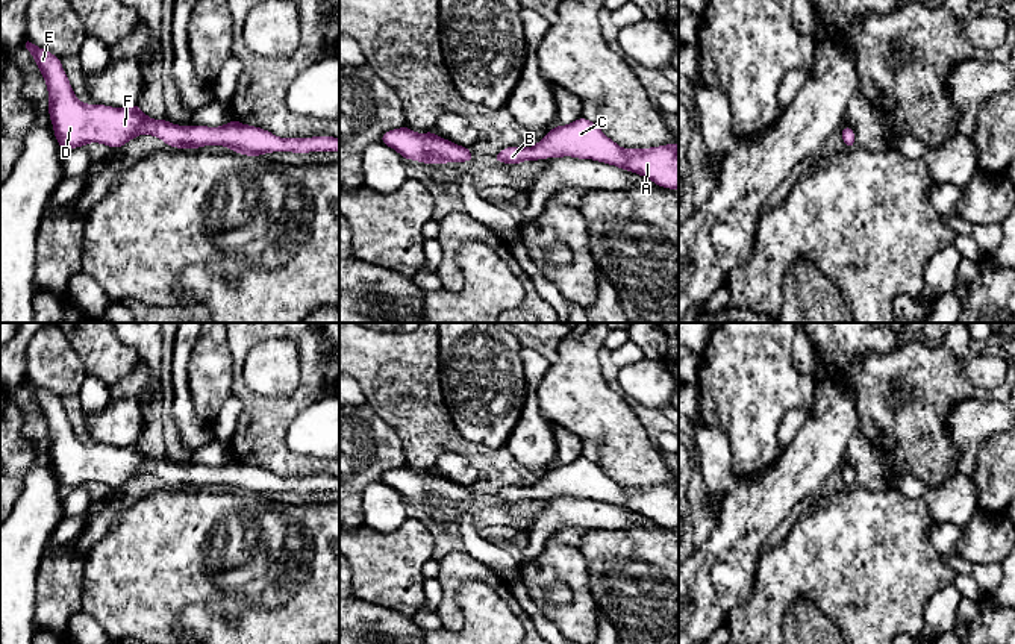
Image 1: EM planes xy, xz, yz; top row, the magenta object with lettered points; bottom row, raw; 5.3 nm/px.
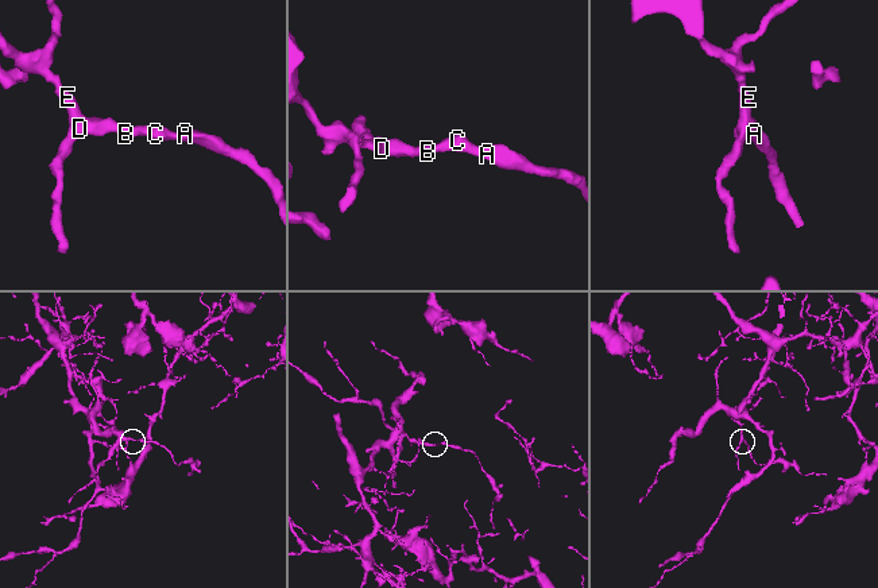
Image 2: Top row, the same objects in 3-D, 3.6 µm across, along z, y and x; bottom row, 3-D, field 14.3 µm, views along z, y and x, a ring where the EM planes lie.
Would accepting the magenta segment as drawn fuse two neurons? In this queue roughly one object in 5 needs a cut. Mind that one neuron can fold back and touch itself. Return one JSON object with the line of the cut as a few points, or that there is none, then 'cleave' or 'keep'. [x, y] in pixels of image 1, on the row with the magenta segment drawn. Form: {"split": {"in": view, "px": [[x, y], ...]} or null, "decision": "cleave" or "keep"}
{"split": null, "decision": "keep"}

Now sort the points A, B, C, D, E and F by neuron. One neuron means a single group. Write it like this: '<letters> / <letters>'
A B C D E F

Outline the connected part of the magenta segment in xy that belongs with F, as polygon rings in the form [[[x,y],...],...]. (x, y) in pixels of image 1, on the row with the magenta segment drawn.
[[[27,38],[21,45],[32,53],[45,80],[50,97],[48,115],[61,150],[83,147],[89,142],[120,148],[132,138],[145,133],[176,148],[226,145],[230,152],[258,158],[273,152],[339,152],[339,138],[333,136],[283,139],[236,120],[220,127],[189,127],[168,123],[165,118],[148,118],[138,105],[129,108],[85,105],[74,95],[59,58],[36,47]]]

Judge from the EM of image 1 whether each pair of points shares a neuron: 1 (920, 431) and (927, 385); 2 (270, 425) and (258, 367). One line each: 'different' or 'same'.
1: same
2: different

